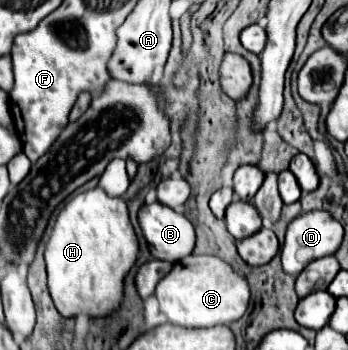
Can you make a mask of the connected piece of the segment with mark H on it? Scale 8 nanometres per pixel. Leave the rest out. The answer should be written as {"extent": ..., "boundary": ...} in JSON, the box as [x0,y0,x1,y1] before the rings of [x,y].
{"extent":[44,188,138,316],"boundary":[[[102,188],[84,190],[60,210],[50,240],[46,242],[44,260],[48,270],[48,290],[50,296],[62,316],[76,316],[76,314],[88,314],[88,316],[106,316],[112,314],[122,298],[122,280],[126,272],[134,266],[138,258],[138,242],[134,228],[128,220],[128,208],[124,198],[112,198]]]}

